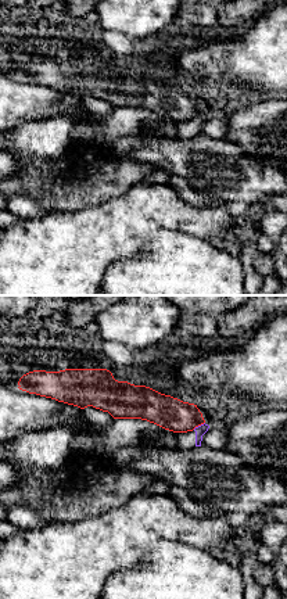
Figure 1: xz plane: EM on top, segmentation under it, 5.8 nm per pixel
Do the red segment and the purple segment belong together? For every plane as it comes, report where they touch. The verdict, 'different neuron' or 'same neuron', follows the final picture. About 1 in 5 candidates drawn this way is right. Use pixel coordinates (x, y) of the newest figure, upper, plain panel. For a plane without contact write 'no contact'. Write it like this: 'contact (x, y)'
contact (198, 114)

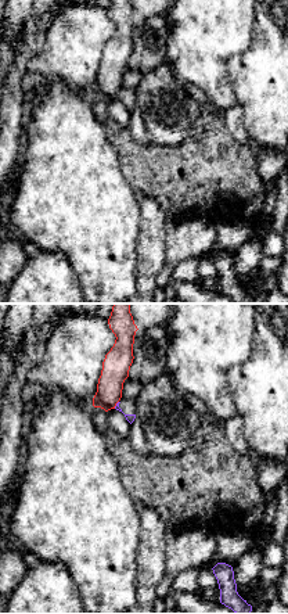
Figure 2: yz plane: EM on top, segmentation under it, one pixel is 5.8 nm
contact (115, 94)

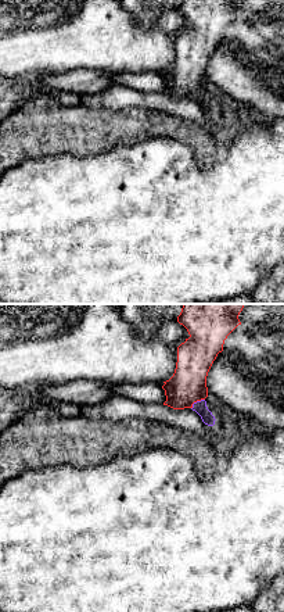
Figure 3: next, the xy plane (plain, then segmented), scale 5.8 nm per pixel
contact (196, 90)

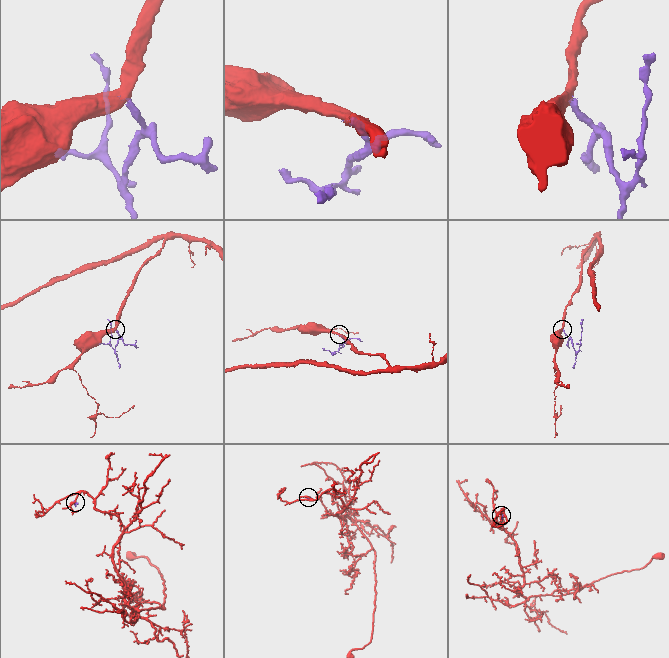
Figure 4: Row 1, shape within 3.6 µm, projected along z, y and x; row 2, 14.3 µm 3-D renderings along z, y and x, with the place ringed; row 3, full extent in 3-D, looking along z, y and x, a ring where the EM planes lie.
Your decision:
different neuron

